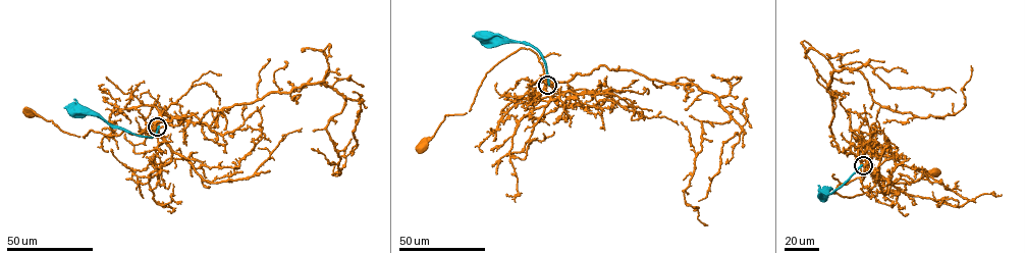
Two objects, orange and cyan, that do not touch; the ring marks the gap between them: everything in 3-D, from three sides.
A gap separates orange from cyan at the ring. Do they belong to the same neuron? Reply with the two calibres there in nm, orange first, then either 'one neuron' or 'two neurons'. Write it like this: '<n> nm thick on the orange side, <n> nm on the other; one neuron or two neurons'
750 nm thick on the orange side, 440 nm on the other; two neurons

